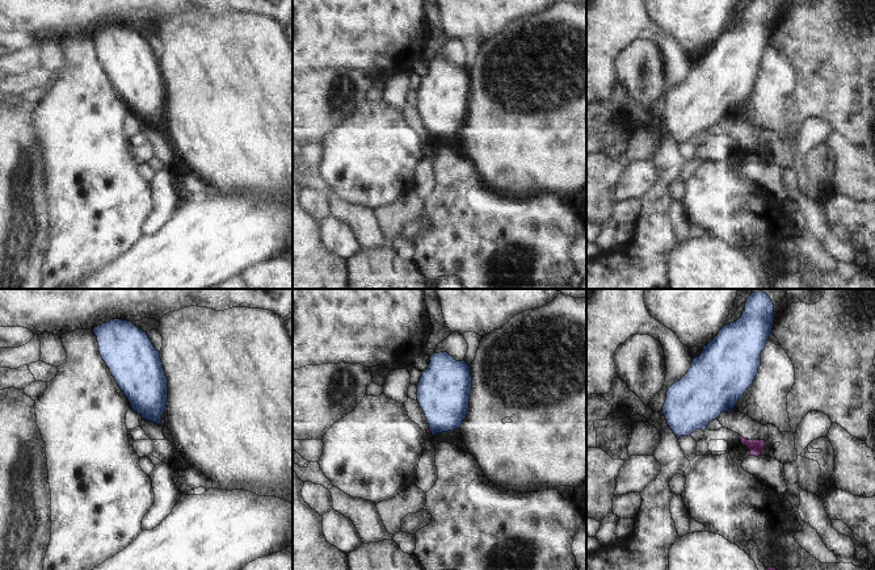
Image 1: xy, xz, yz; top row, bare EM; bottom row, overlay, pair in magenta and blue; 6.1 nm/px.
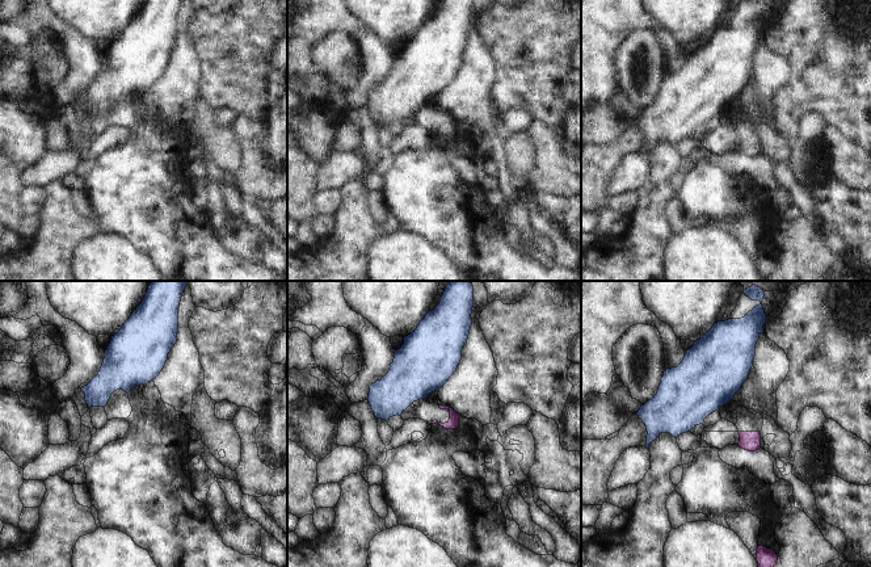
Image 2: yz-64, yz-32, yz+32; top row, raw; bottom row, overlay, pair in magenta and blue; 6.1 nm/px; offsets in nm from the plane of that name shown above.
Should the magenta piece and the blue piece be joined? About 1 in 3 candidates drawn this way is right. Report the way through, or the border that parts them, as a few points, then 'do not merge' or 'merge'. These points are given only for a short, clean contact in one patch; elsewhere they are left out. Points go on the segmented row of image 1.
along yz (731, 409), (726, 411) | do not merge

